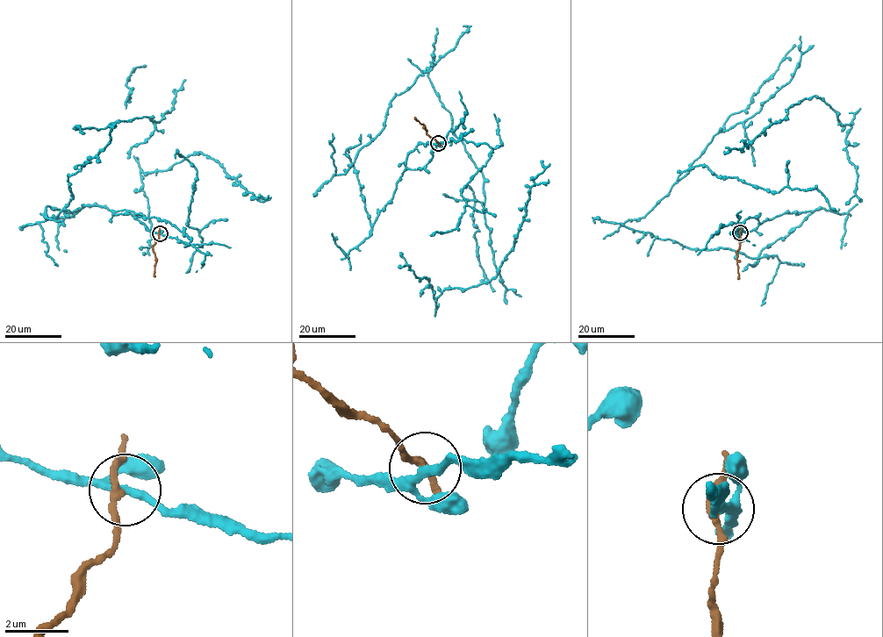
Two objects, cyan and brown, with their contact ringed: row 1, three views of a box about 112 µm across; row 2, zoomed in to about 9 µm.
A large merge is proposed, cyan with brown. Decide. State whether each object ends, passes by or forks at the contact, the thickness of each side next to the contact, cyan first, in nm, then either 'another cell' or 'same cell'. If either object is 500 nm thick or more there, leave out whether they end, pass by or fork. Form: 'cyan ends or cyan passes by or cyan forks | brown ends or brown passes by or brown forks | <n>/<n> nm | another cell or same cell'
cyan forks | brown passes by | 200/180 nm | another cell

